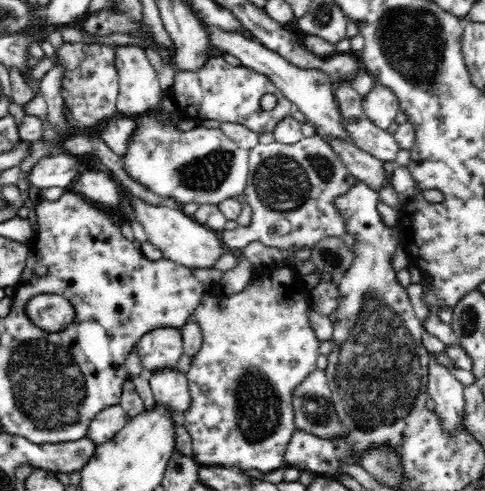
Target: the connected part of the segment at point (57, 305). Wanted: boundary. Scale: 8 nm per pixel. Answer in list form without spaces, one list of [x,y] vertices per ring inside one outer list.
[[[44,293],[34,296],[24,313],[36,327],[46,332],[60,332],[75,320],[75,308],[61,294]]]

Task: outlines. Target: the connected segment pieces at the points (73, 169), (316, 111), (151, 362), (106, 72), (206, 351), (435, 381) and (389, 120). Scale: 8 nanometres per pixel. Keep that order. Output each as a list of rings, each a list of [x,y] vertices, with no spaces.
[[[58,154],[39,158],[25,174],[28,185],[39,189],[60,187],[70,189],[75,176],[83,169],[86,162],[78,161],[70,154]]]
[[[207,26],[210,33],[210,42],[215,49],[222,50],[240,60],[241,66],[251,68],[256,73],[266,76],[283,94],[284,97],[294,103],[296,108],[306,116],[307,123],[316,127],[319,136],[335,138],[348,144],[354,144],[352,134],[347,130],[345,122],[338,109],[336,98],[334,97],[335,87],[328,81],[324,73],[314,70],[303,70],[289,64],[282,56],[273,50],[265,48],[254,38],[246,38],[240,32],[227,32],[215,26]]]
[[[156,328],[136,344],[136,351],[145,366],[145,374],[162,367],[176,367],[182,354],[183,340],[179,328]]]
[[[64,41],[56,48],[56,63],[64,68],[60,80],[60,97],[77,125],[92,128],[118,115],[119,73],[116,62],[117,49],[120,48],[116,44],[83,41]]]
[[[271,268],[261,269],[261,271],[257,275],[259,283],[256,280],[254,285],[248,285],[243,291],[233,295],[228,295],[228,292],[222,291],[220,283],[207,284],[203,288],[203,299],[193,312],[193,320],[201,327],[203,333],[203,343],[195,356],[191,358],[190,367],[185,372],[191,399],[188,410],[183,412],[183,426],[189,432],[192,439],[193,453],[191,456],[199,465],[232,468],[243,473],[246,470],[257,470],[260,473],[268,474],[268,472],[285,466],[283,460],[287,442],[291,439],[292,433],[297,429],[292,406],[293,392],[295,386],[299,385],[316,368],[316,357],[321,353],[319,351],[321,340],[316,337],[305,315],[306,308],[310,304],[308,291],[304,288],[302,281],[299,280],[299,276],[294,277],[294,281],[297,281],[297,284],[291,285],[278,283],[274,278],[271,278]]]
[[[429,353],[428,362],[427,385],[430,398],[436,402],[434,413],[440,416],[444,429],[451,431],[458,425],[463,425],[464,387],[452,370],[436,359],[434,353]]]
[[[379,83],[375,84],[362,105],[364,116],[383,130],[387,130],[401,112],[397,95],[390,88]]]

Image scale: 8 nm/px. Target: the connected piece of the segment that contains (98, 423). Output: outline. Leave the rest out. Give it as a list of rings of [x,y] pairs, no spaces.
[[[120,403],[107,406],[91,420],[85,437],[98,447],[108,442],[128,422],[129,417]]]

